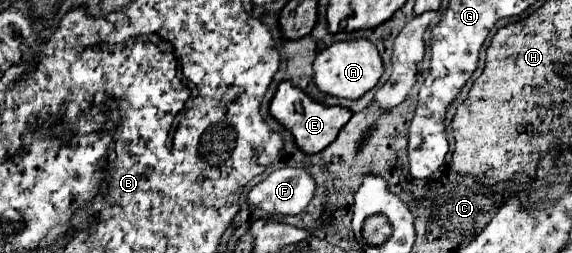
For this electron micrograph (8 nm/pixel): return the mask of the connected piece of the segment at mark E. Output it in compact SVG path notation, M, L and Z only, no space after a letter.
M282 81L278 85L278 91L272 99L272 105L270 105L270 113L288 129L292 131L292 135L296 137L296 143L298 147L304 151L304 153L318 153L322 151L324 147L328 147L338 131L348 123L348 119L352 117L352 111L346 109L346 107L340 107L340 105L334 105L334 107L326 107L318 101L314 101L312 97L308 97L300 87L294 87L290 81Z

